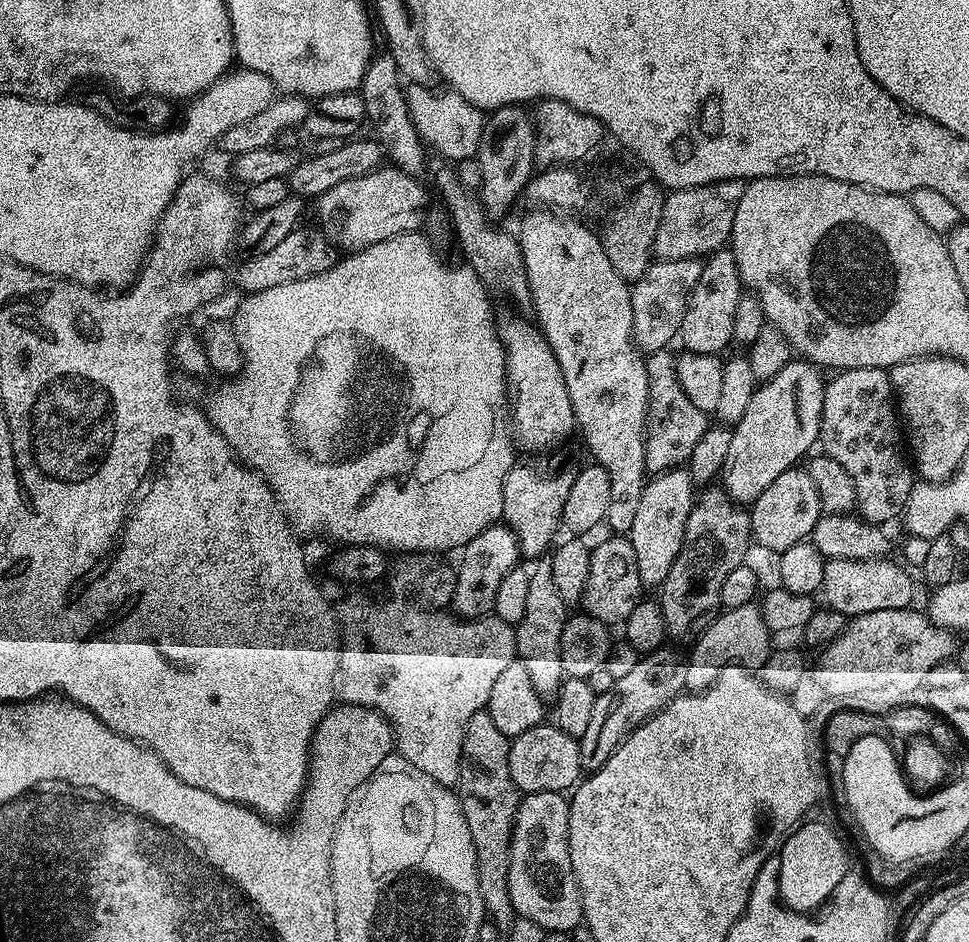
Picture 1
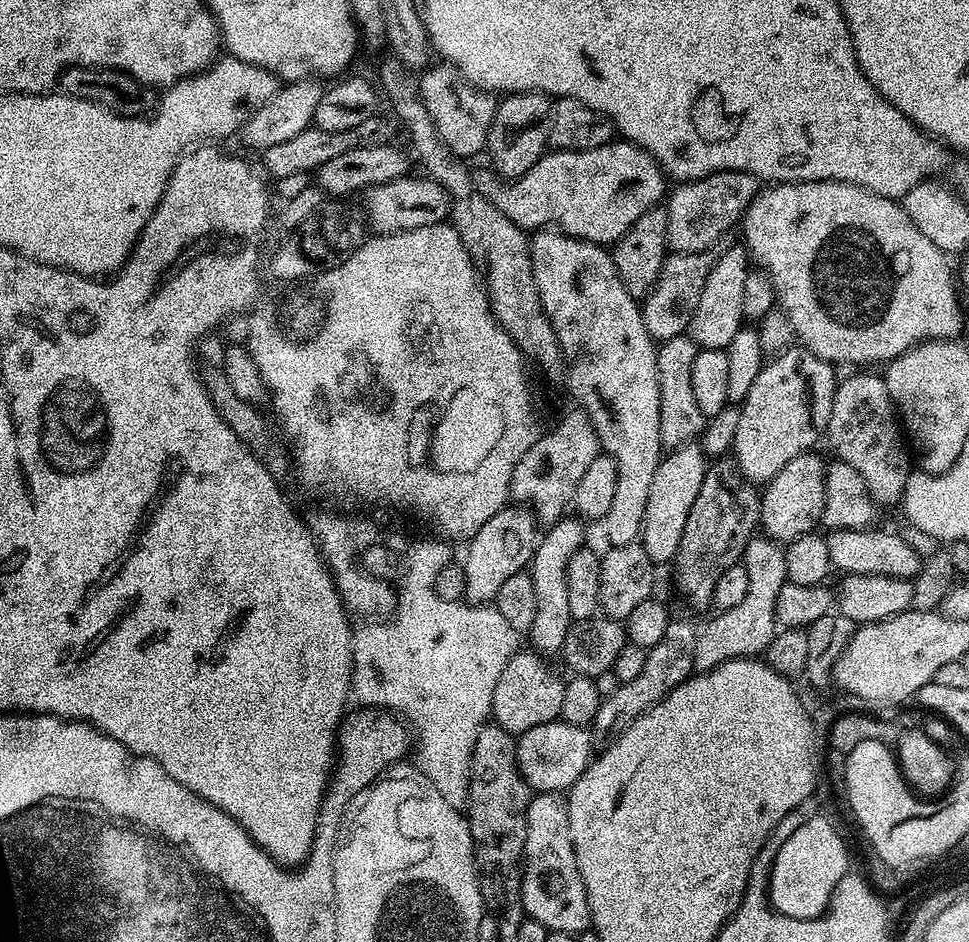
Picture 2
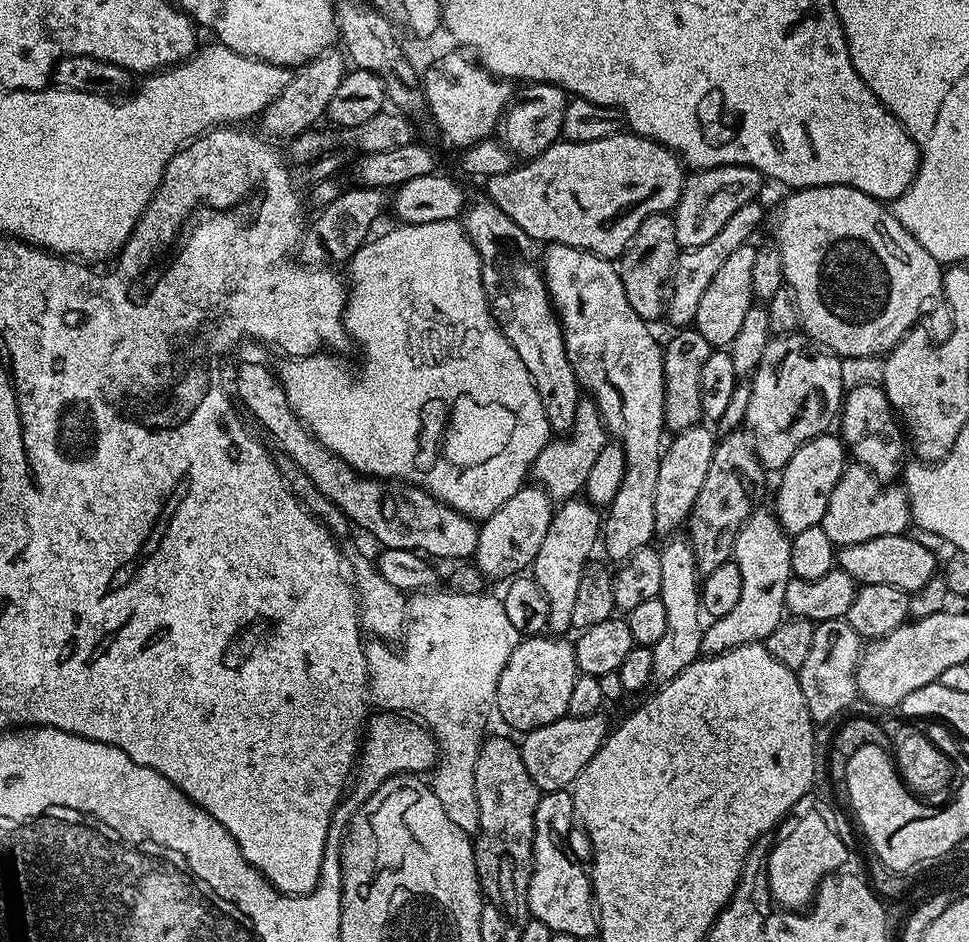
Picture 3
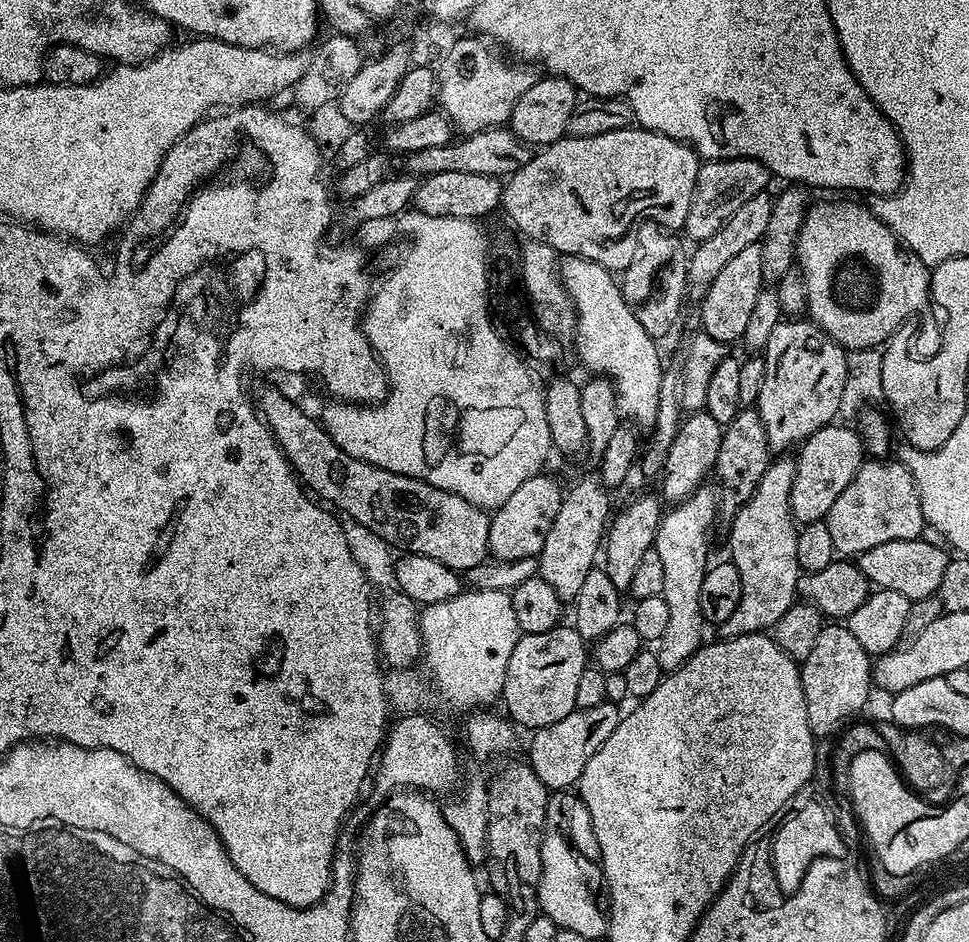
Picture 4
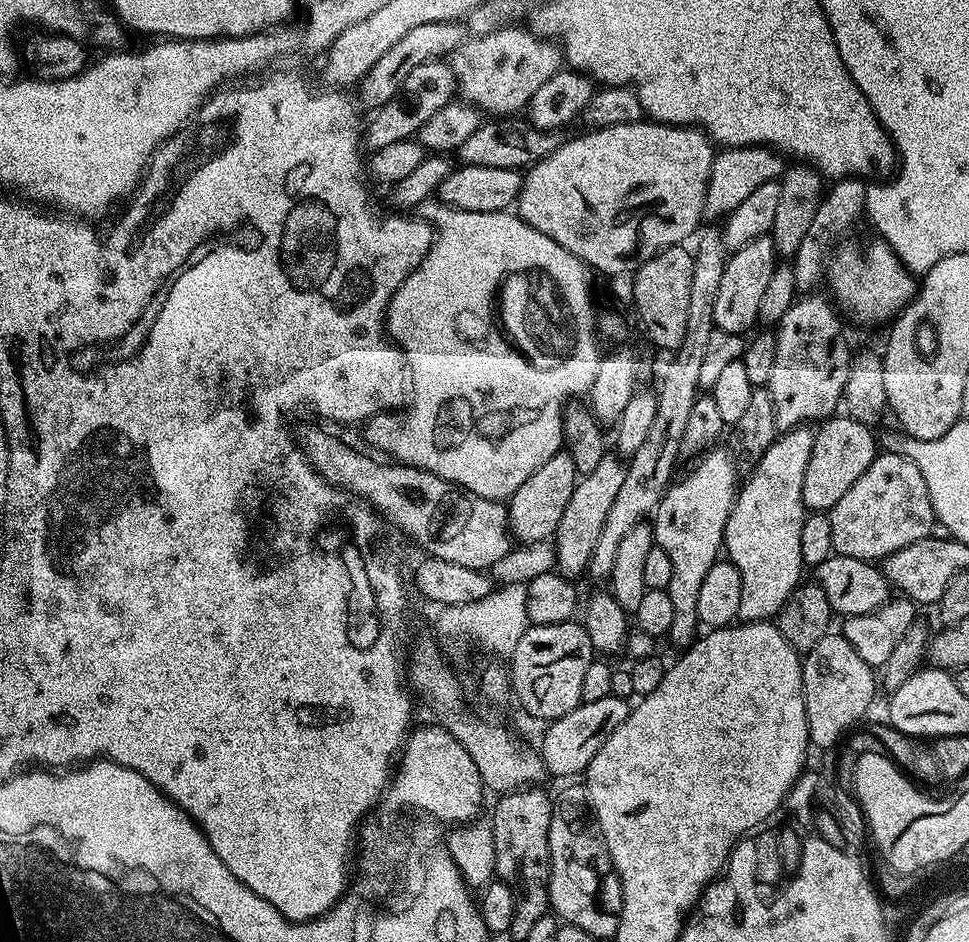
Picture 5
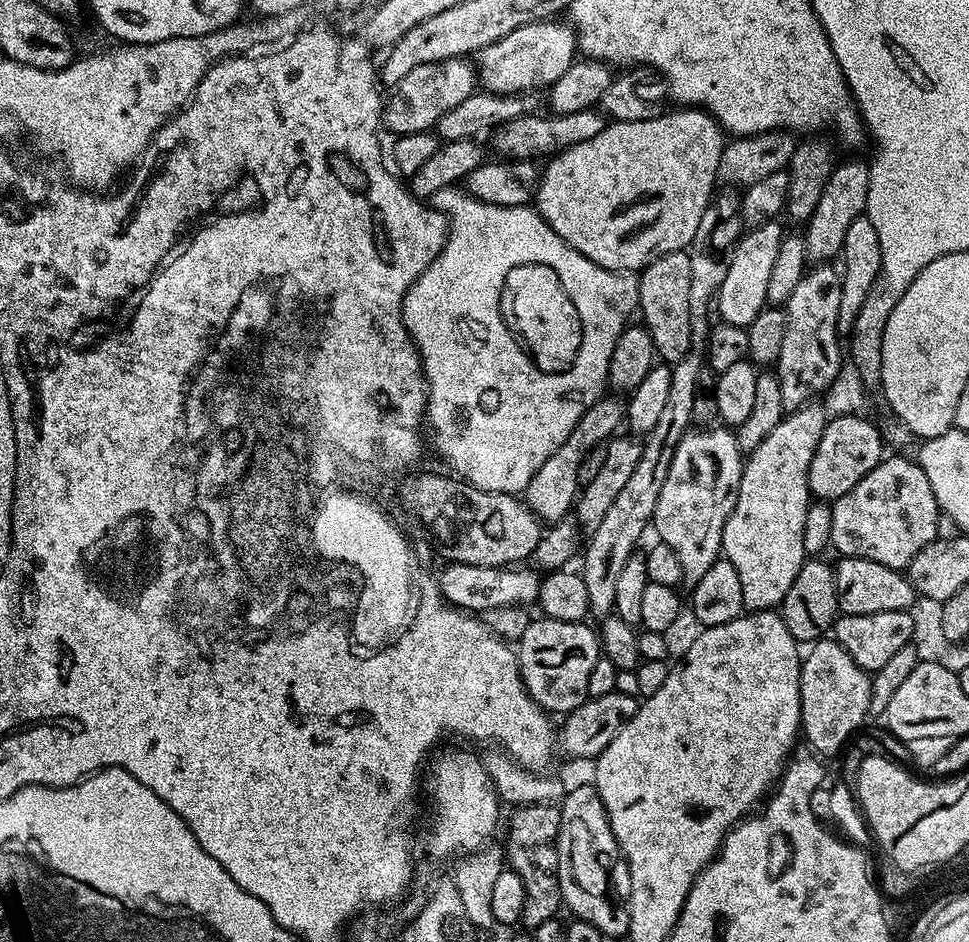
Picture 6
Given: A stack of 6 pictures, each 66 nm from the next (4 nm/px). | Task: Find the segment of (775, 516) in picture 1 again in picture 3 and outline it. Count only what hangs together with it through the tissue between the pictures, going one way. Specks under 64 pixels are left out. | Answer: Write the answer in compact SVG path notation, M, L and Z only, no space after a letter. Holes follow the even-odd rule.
M821 434L794 450L794 458L790 458L779 473L780 485L776 488L774 505L778 522L785 532L795 534L810 530L815 524L820 525L826 506L830 506L830 494L834 494L834 486L838 486L838 478L842 478L845 467L846 449L839 435Z

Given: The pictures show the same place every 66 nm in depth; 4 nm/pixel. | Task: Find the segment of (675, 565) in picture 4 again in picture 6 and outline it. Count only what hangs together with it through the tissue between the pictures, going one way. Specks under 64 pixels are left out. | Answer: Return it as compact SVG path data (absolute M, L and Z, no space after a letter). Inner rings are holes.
M728 426L719 427L700 428L697 432L689 431L678 442L650 521L651 527L656 527L656 532L660 535L657 536L659 543L670 546L670 550L674 550L678 558L678 566L682 566L683 583L688 586L699 582L702 574L706 574L706 570L710 570L710 566L714 566L714 562L721 559L722 530L736 505L738 486L744 473L745 457L736 441L735 431Z

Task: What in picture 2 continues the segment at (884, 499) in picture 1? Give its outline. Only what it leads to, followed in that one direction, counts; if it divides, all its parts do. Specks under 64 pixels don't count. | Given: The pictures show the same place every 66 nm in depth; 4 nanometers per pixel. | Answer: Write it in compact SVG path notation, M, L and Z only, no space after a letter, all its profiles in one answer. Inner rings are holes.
M872 370L853 372L856 372L853 376L845 380L843 377L836 385L826 440L828 436L829 446L836 451L835 459L854 466L862 474L862 482L866 482L866 490L870 490L877 505L899 505L904 499L908 476L914 471L902 421L890 398L887 379L883 375L875 376Z

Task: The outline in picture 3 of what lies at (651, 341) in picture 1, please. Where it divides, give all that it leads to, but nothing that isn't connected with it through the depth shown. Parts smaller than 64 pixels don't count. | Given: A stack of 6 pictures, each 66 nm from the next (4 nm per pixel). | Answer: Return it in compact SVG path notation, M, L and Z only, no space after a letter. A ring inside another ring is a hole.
M751 200L746 202L746 206L741 206L730 219L726 221L726 226L722 226L722 230L718 230L718 234L714 234L714 238L710 238L710 242L706 242L706 246L698 246L697 248L689 248L681 251L676 257L676 267L672 270L672 279L670 281L670 295L666 305L666 320L673 325L673 329L679 330L687 328L693 323L698 314L698 302L702 302L702 294L706 294L706 286L710 286L714 274L718 274L718 269L722 267L722 262L726 262L726 258L730 258L730 254L734 254L734 250L738 250L738 246L749 243L756 232L756 227L766 220L766 212L764 216L764 208L760 202Z

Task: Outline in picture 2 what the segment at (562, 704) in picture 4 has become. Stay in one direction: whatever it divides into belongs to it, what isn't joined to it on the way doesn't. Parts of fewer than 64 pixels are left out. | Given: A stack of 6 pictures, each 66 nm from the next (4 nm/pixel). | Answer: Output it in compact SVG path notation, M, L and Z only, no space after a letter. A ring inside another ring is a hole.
M532 650L518 651L506 662L494 689L491 719L502 730L519 736L530 728L555 721L560 714L564 683L561 677L545 663L540 654Z

